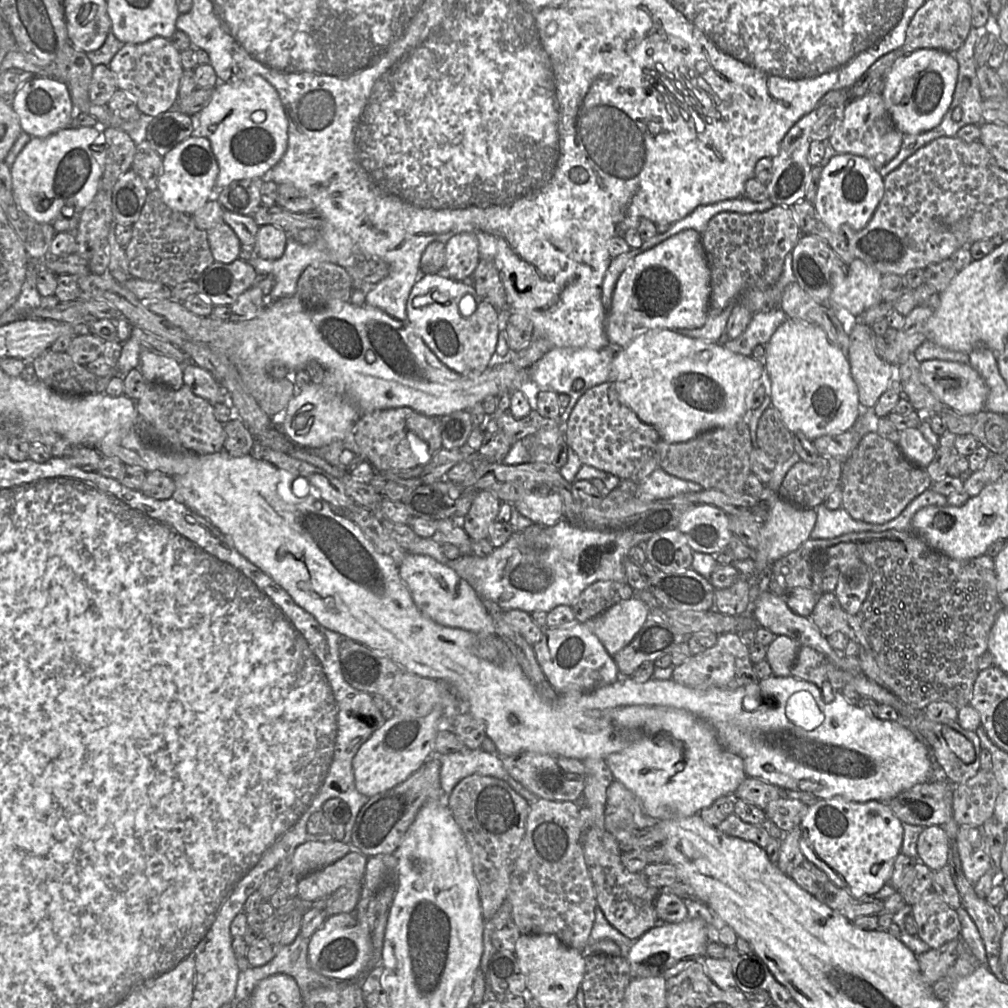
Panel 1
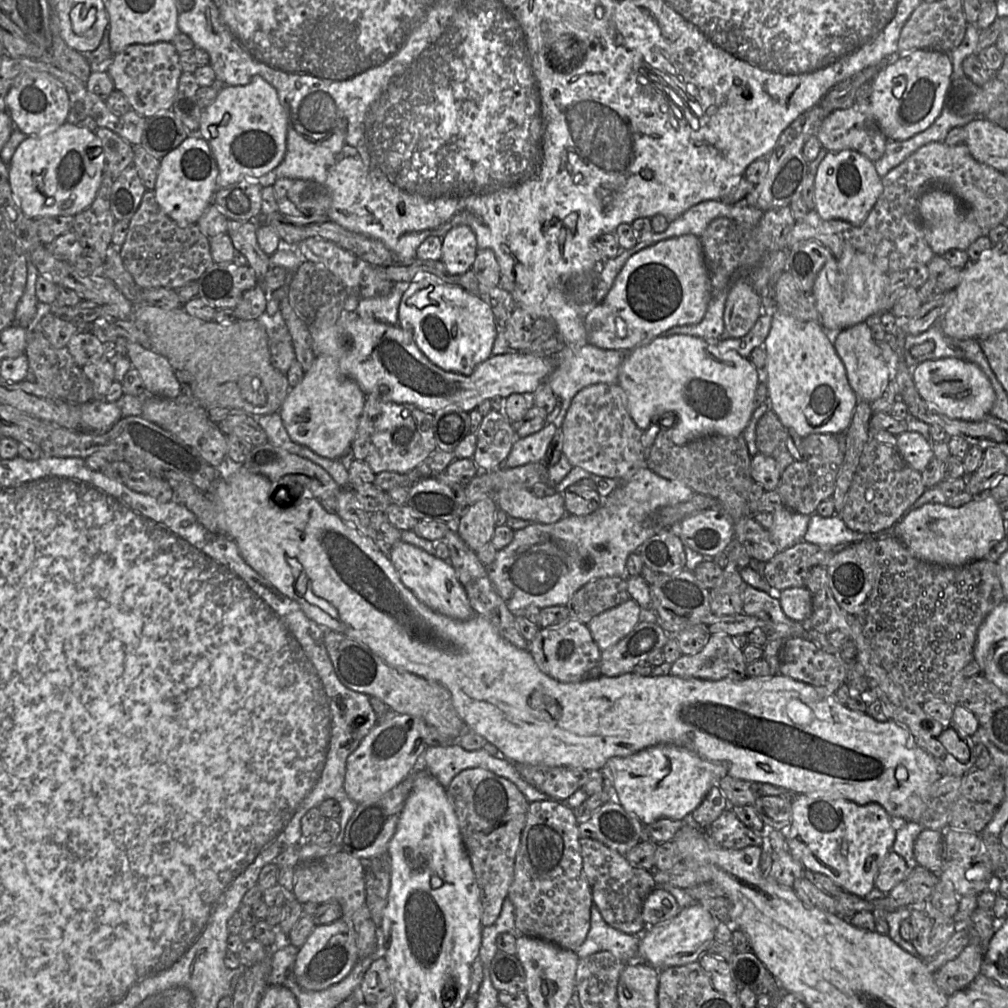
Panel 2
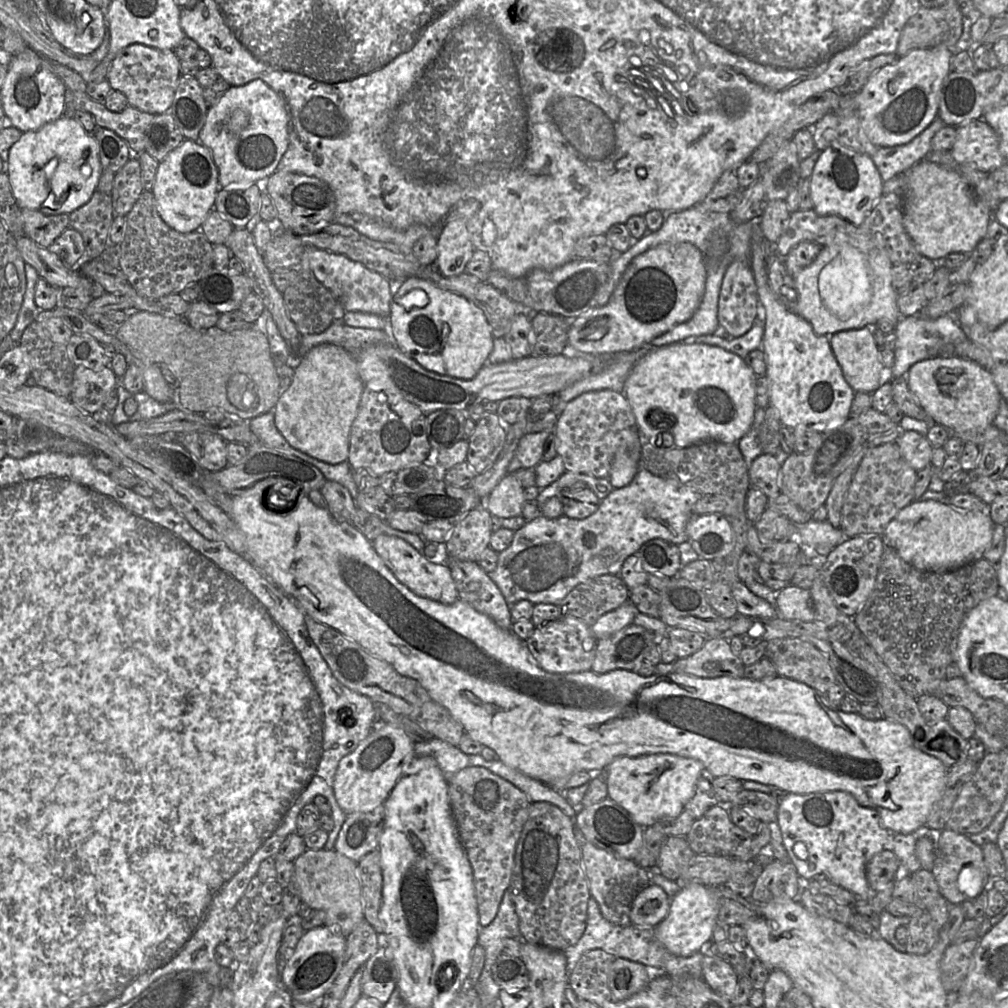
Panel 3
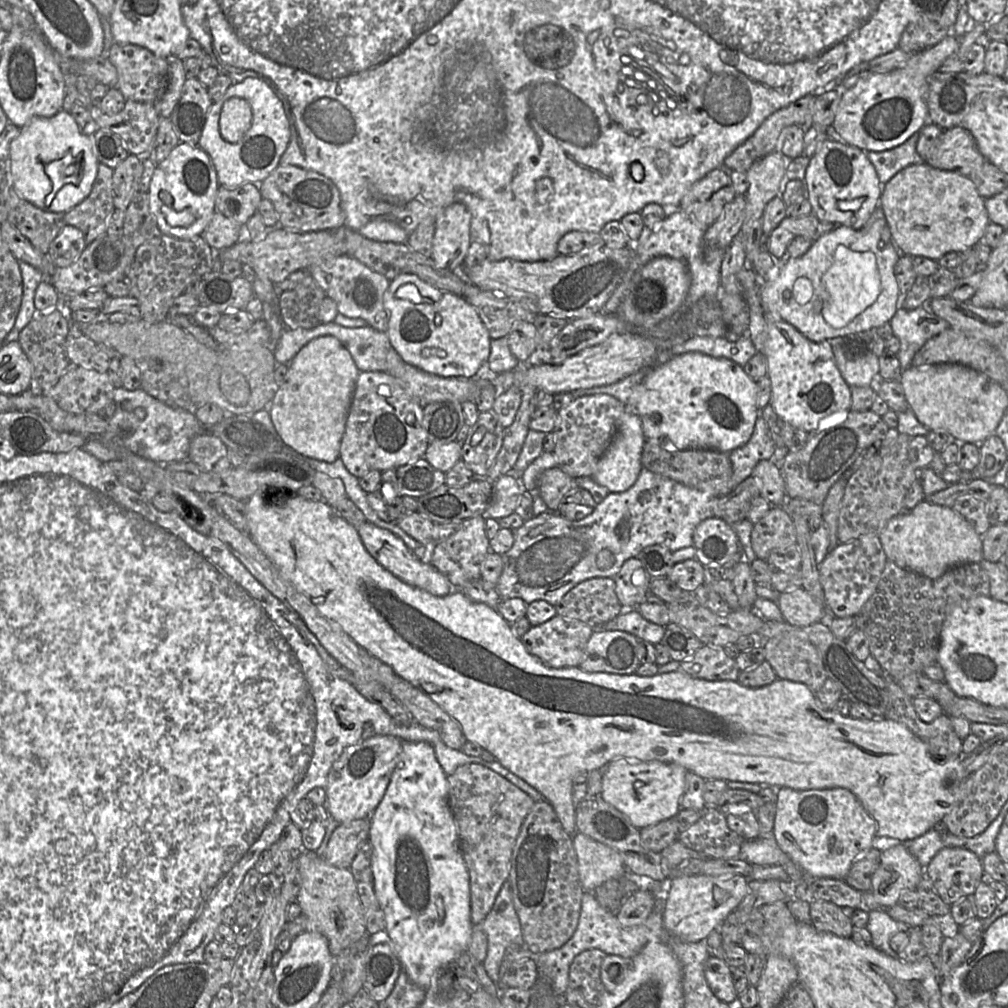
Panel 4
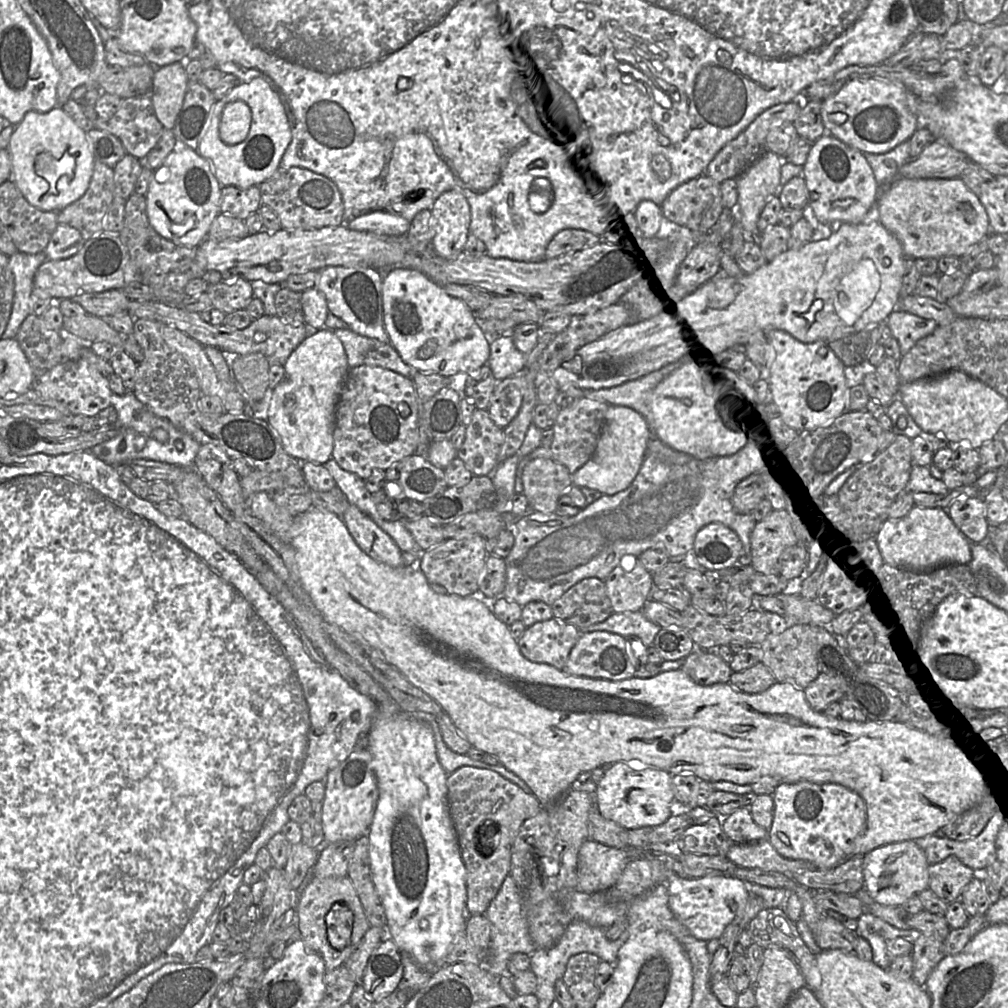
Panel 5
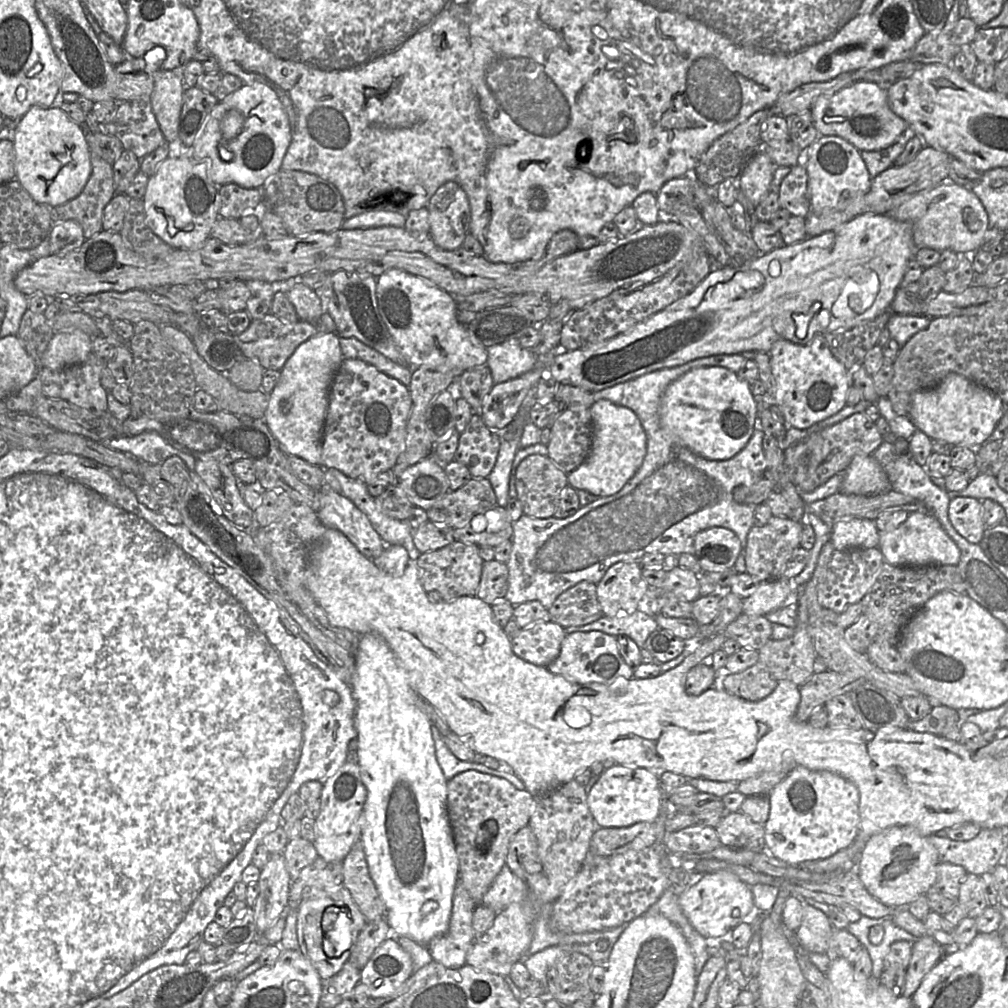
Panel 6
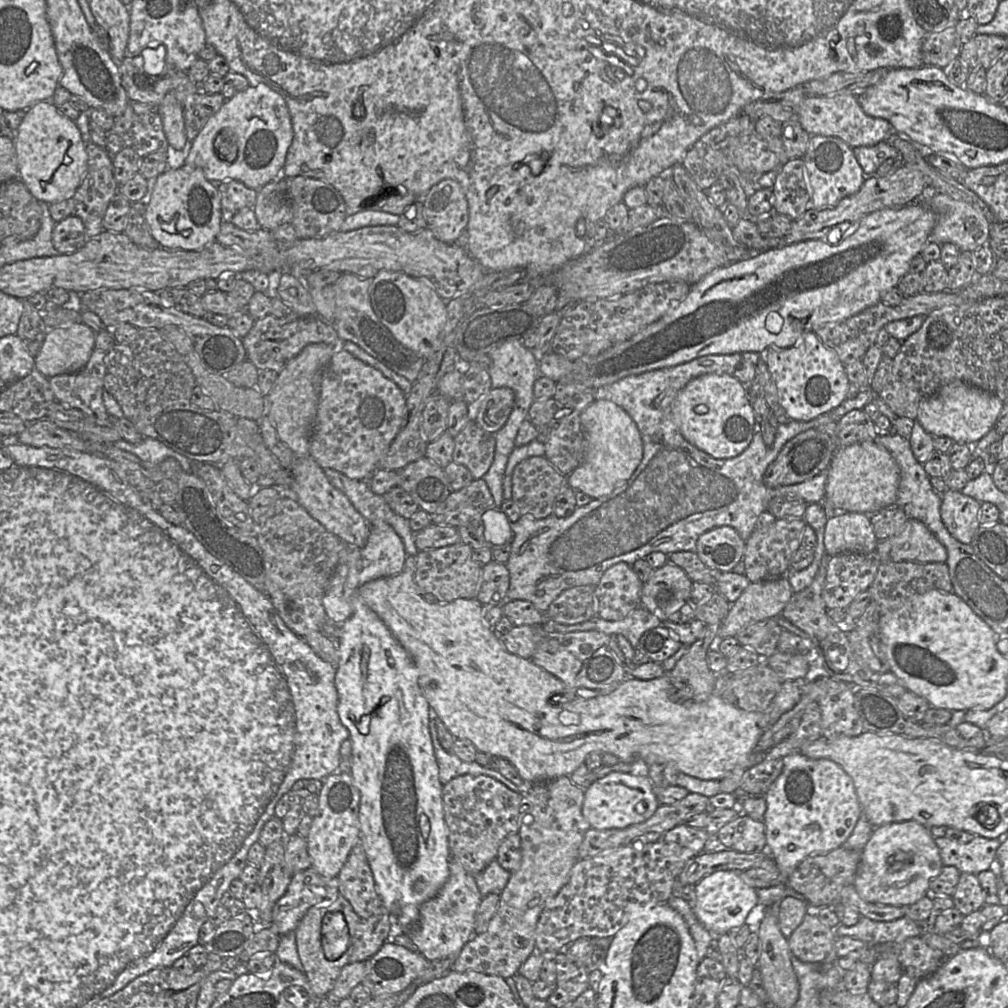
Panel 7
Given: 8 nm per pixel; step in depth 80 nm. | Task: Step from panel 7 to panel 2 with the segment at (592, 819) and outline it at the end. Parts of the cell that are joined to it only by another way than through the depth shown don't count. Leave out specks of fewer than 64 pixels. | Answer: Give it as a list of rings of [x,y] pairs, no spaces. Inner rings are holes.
[[[658,744],[628,756],[612,757],[602,771],[605,780],[612,780],[615,799],[643,825],[661,818],[690,820],[691,813],[700,805],[709,790],[727,776],[725,765],[704,759],[689,748],[674,744]]]

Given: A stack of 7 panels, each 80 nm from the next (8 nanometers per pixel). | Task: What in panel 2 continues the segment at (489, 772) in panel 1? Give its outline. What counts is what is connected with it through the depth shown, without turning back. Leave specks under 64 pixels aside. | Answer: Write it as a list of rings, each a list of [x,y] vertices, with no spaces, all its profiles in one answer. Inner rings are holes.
[[[457,741],[452,742],[448,746],[429,746],[426,747],[422,756],[421,766],[429,772],[443,787],[447,788],[453,778],[462,770],[469,768],[484,768],[498,776],[510,780],[523,793],[530,802],[542,801],[549,799],[549,796],[525,781],[517,771],[514,763],[508,759],[501,757],[493,757],[489,755],[483,748],[476,751],[464,750]]]

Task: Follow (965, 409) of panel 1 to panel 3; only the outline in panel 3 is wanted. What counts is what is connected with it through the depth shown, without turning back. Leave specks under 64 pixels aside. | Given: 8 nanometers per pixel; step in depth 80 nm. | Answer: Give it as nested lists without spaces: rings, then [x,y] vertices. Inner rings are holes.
[[[937,356],[913,364],[905,377],[909,390],[930,415],[933,423],[945,427],[950,433],[983,430],[993,424],[1002,396],[991,372],[979,364],[957,356]]]

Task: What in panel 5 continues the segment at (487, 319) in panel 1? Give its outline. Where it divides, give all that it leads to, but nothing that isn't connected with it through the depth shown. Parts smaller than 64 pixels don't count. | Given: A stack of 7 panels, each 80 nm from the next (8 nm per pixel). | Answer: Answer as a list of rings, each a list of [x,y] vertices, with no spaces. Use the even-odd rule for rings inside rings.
[[[408,268],[385,270],[382,281],[382,307],[384,325],[392,346],[405,363],[424,373],[452,376],[459,372],[472,373],[488,363],[490,344],[478,325],[475,313],[460,299],[449,295],[422,272]]]

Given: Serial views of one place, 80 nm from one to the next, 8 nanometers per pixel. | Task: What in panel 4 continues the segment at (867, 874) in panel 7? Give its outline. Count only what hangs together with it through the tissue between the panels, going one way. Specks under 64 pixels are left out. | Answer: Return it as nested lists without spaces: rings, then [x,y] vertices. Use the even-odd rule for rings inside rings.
[[[902,843],[881,851],[871,888],[874,900],[881,907],[879,909],[897,904],[903,890],[916,889],[923,872],[924,868]]]

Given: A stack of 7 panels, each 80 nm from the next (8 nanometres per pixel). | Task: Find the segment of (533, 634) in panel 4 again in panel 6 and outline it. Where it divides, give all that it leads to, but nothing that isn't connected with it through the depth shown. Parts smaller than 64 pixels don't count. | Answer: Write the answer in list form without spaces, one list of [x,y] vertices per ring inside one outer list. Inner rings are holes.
[[[553,621],[538,622],[520,629],[511,639],[511,646],[519,658],[548,667],[558,657],[566,635],[565,628]]]

